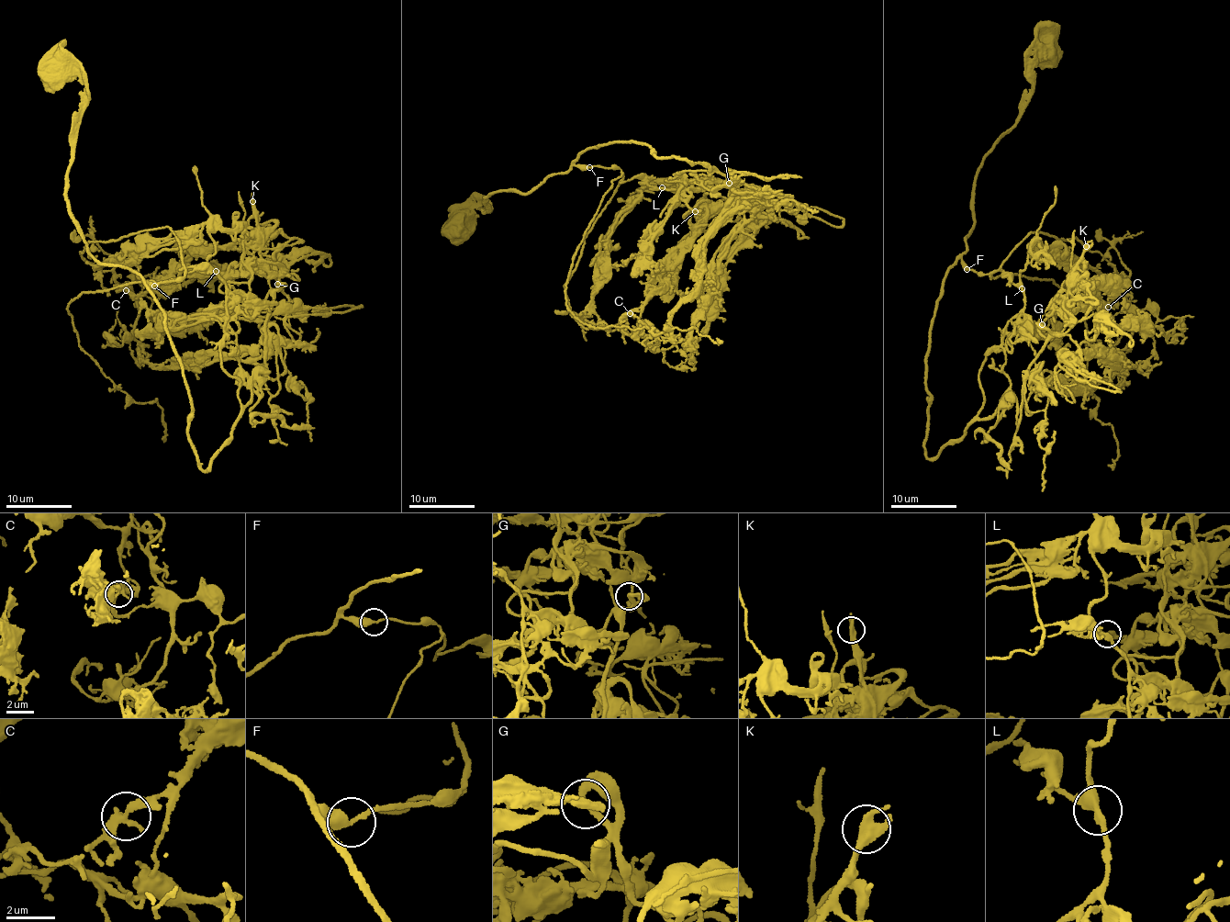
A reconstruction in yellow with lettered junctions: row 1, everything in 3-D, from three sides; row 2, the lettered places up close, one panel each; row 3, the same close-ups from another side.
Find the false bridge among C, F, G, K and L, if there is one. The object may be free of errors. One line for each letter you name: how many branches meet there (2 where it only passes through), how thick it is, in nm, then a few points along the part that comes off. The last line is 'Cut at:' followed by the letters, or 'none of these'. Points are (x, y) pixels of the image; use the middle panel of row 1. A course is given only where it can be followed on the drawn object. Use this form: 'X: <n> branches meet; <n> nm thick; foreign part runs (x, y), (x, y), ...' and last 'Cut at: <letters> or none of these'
Cut at: none of these

